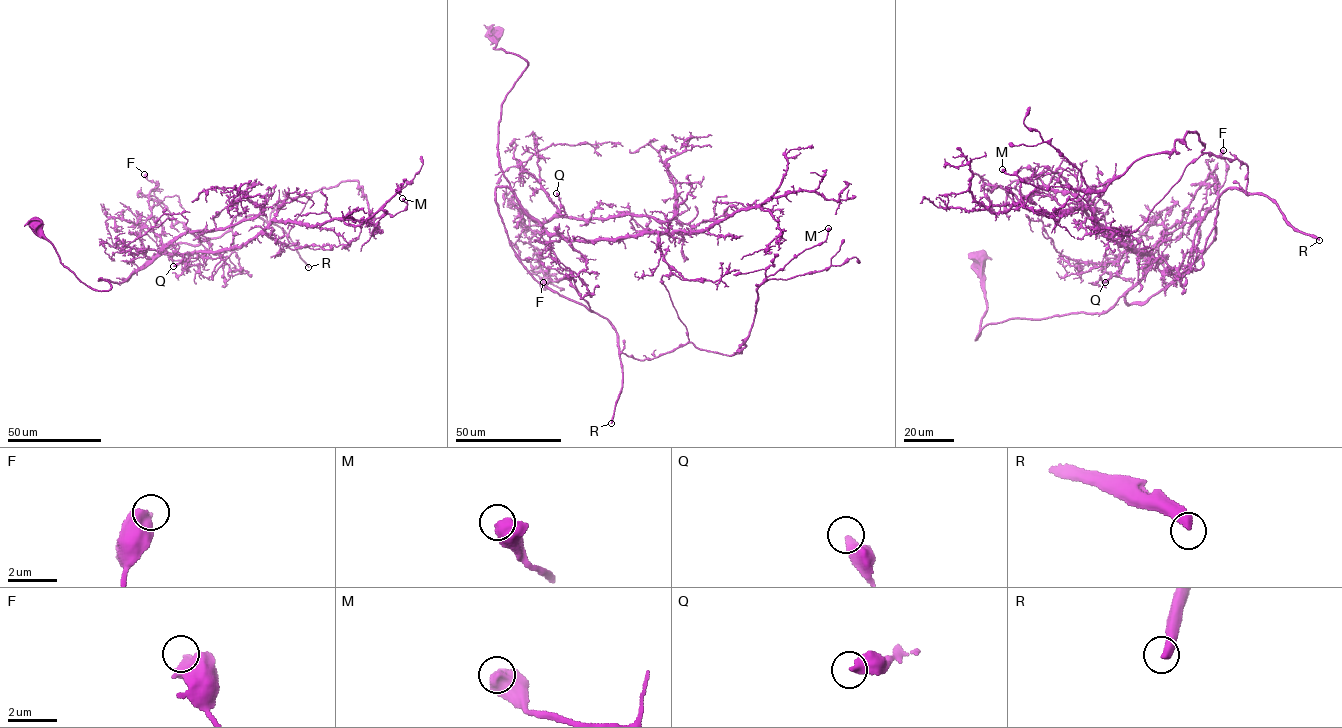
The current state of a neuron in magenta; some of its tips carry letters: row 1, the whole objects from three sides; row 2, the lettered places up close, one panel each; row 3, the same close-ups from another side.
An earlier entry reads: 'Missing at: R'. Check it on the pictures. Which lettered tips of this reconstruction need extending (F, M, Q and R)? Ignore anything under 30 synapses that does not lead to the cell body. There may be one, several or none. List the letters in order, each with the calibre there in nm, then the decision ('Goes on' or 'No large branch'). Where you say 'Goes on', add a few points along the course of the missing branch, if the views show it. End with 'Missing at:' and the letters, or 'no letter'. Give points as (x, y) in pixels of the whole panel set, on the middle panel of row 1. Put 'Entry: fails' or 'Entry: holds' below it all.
F: Thickness 360 nm. No large branch
M: Thickness 480 nm. No large branch
Q: Thickness 460 nm. No large branch
R: Thickness 400 nm. Goes on
Missing at: R
Entry: holds

